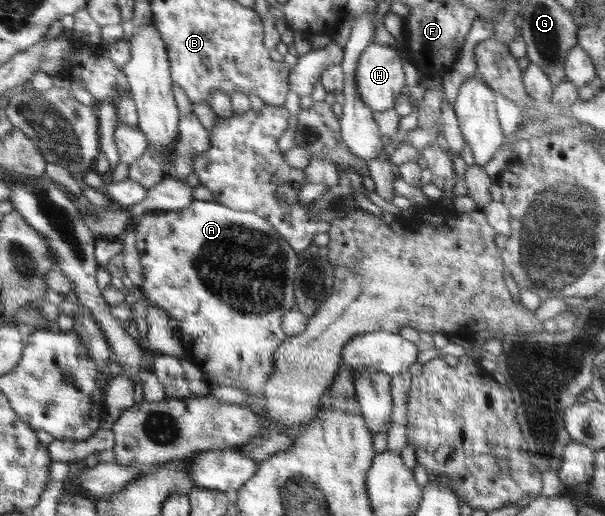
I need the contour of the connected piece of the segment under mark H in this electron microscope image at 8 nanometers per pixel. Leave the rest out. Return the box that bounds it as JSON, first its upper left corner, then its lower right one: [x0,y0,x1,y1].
[355,42,405,112]

